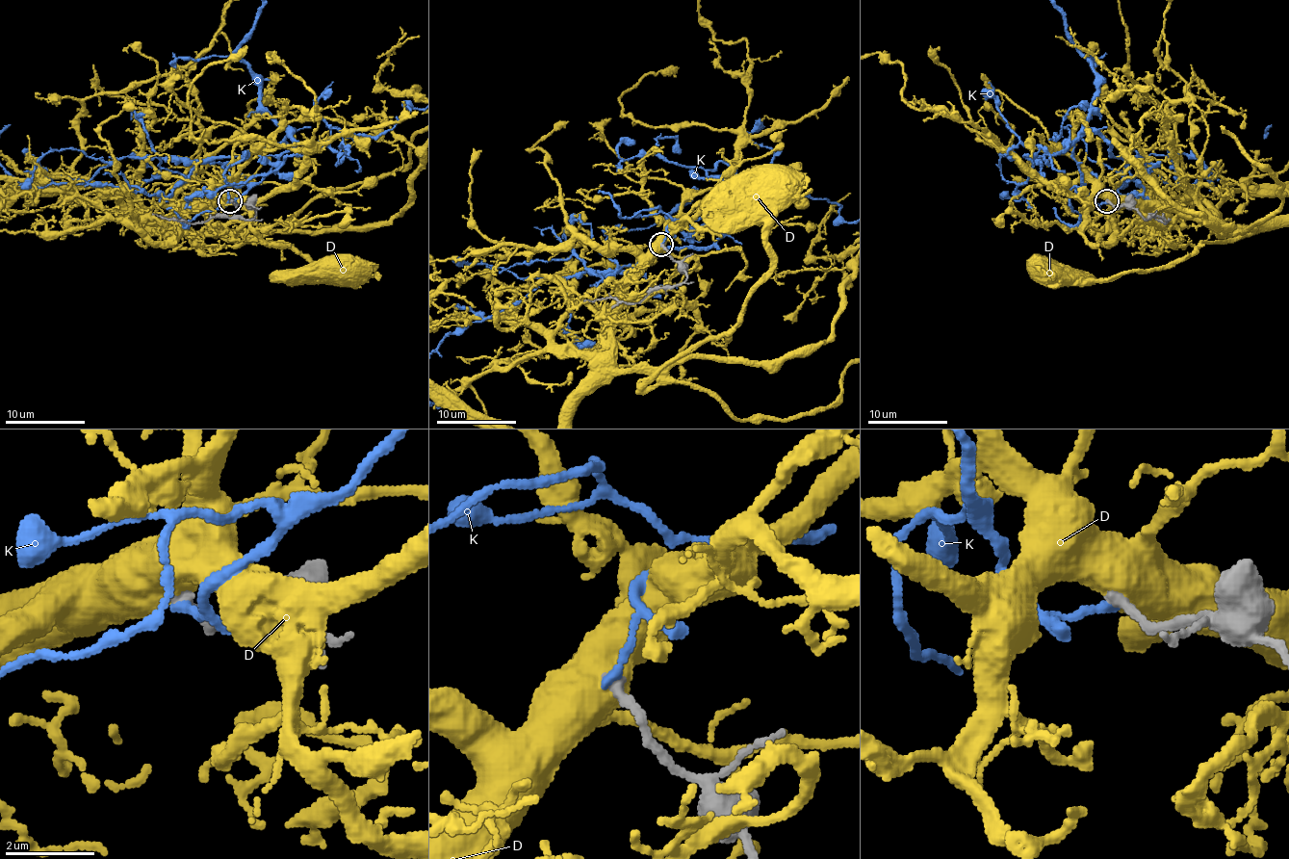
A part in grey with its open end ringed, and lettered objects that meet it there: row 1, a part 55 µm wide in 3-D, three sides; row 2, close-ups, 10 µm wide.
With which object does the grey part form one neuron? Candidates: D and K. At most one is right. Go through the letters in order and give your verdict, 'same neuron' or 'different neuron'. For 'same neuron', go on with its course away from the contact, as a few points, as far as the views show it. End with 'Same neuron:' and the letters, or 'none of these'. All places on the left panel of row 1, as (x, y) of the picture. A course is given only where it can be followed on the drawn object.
D: different neuron
K: different neuron
Same neuron: none of these

